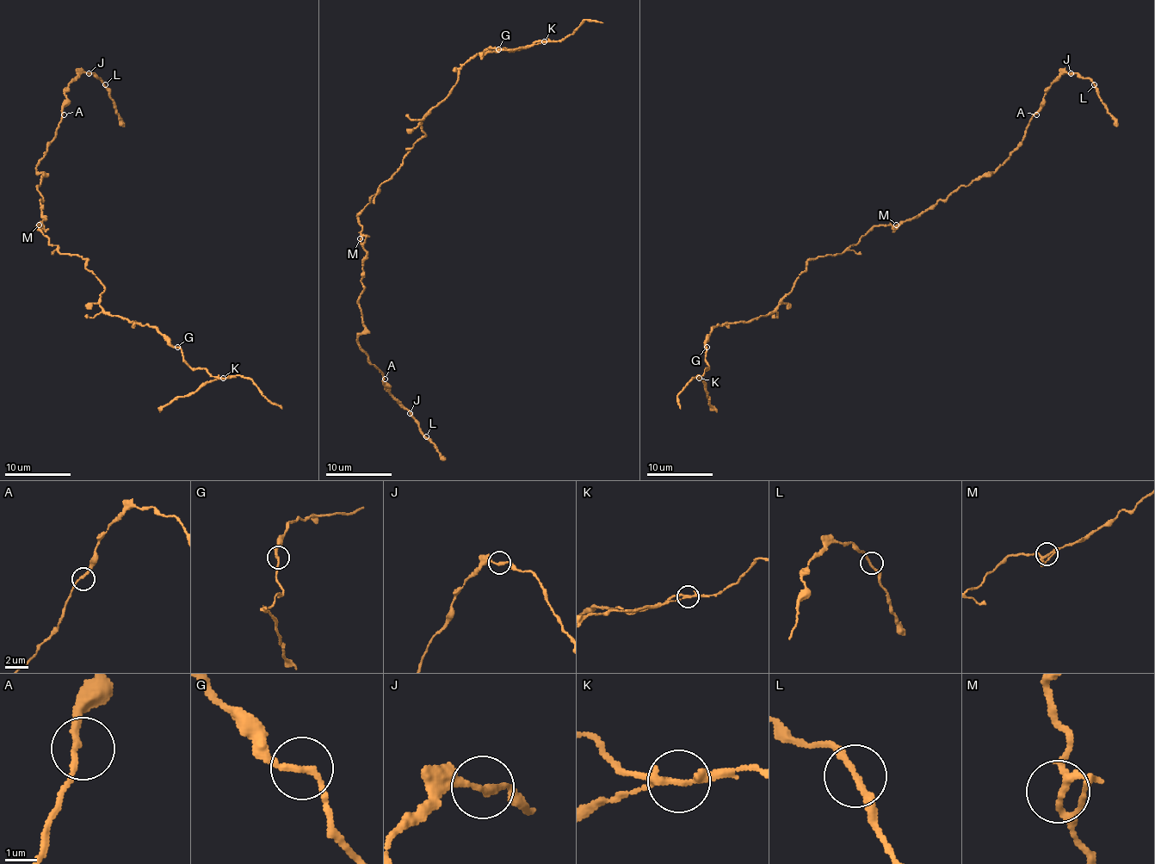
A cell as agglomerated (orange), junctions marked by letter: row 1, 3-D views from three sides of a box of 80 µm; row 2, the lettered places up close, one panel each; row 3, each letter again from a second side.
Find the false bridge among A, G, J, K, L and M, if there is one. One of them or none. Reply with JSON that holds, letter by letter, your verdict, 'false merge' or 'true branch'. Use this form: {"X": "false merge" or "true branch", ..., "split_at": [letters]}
{"A": "true branch", "G": "true branch", "J": "true branch", "K": "false merge", "L": "true branch", "M": "true branch", "split_at": ["K"]}

